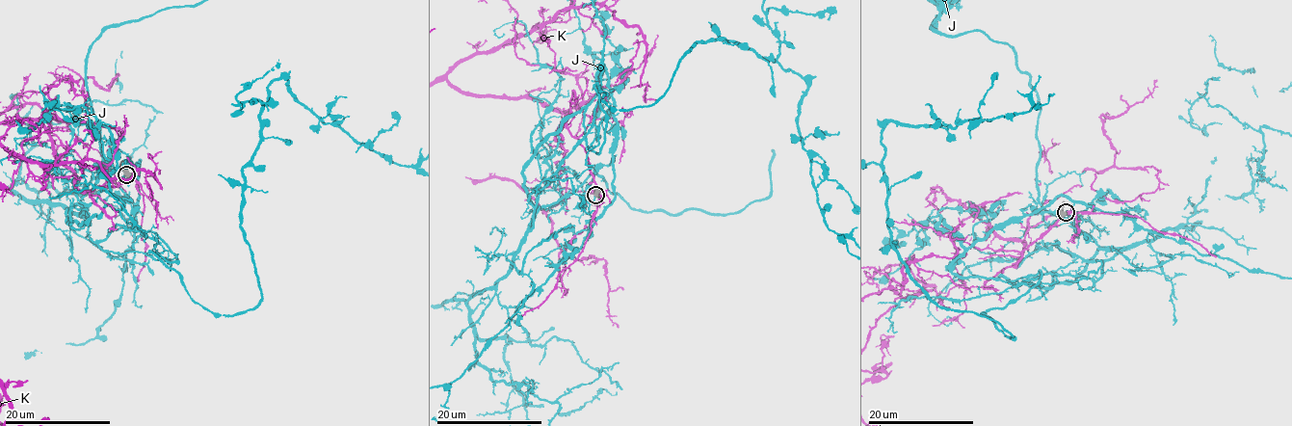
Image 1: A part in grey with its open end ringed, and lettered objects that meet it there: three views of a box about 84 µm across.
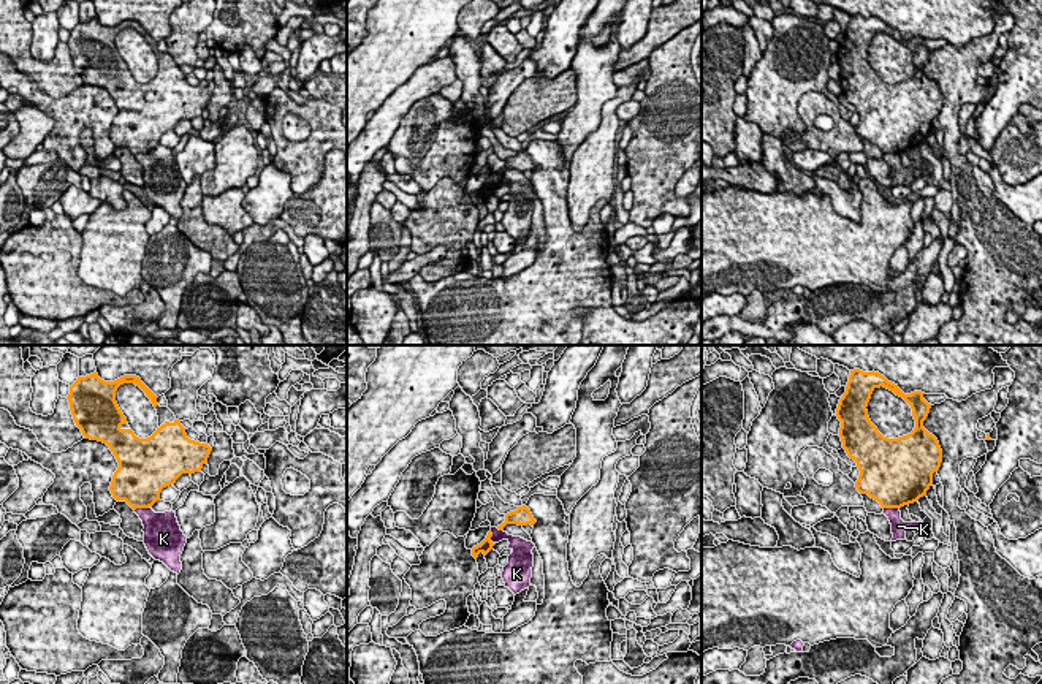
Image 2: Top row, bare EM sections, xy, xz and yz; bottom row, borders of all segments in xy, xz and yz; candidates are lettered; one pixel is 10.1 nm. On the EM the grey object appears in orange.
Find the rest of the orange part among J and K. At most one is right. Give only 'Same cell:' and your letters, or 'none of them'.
Same cell: J

